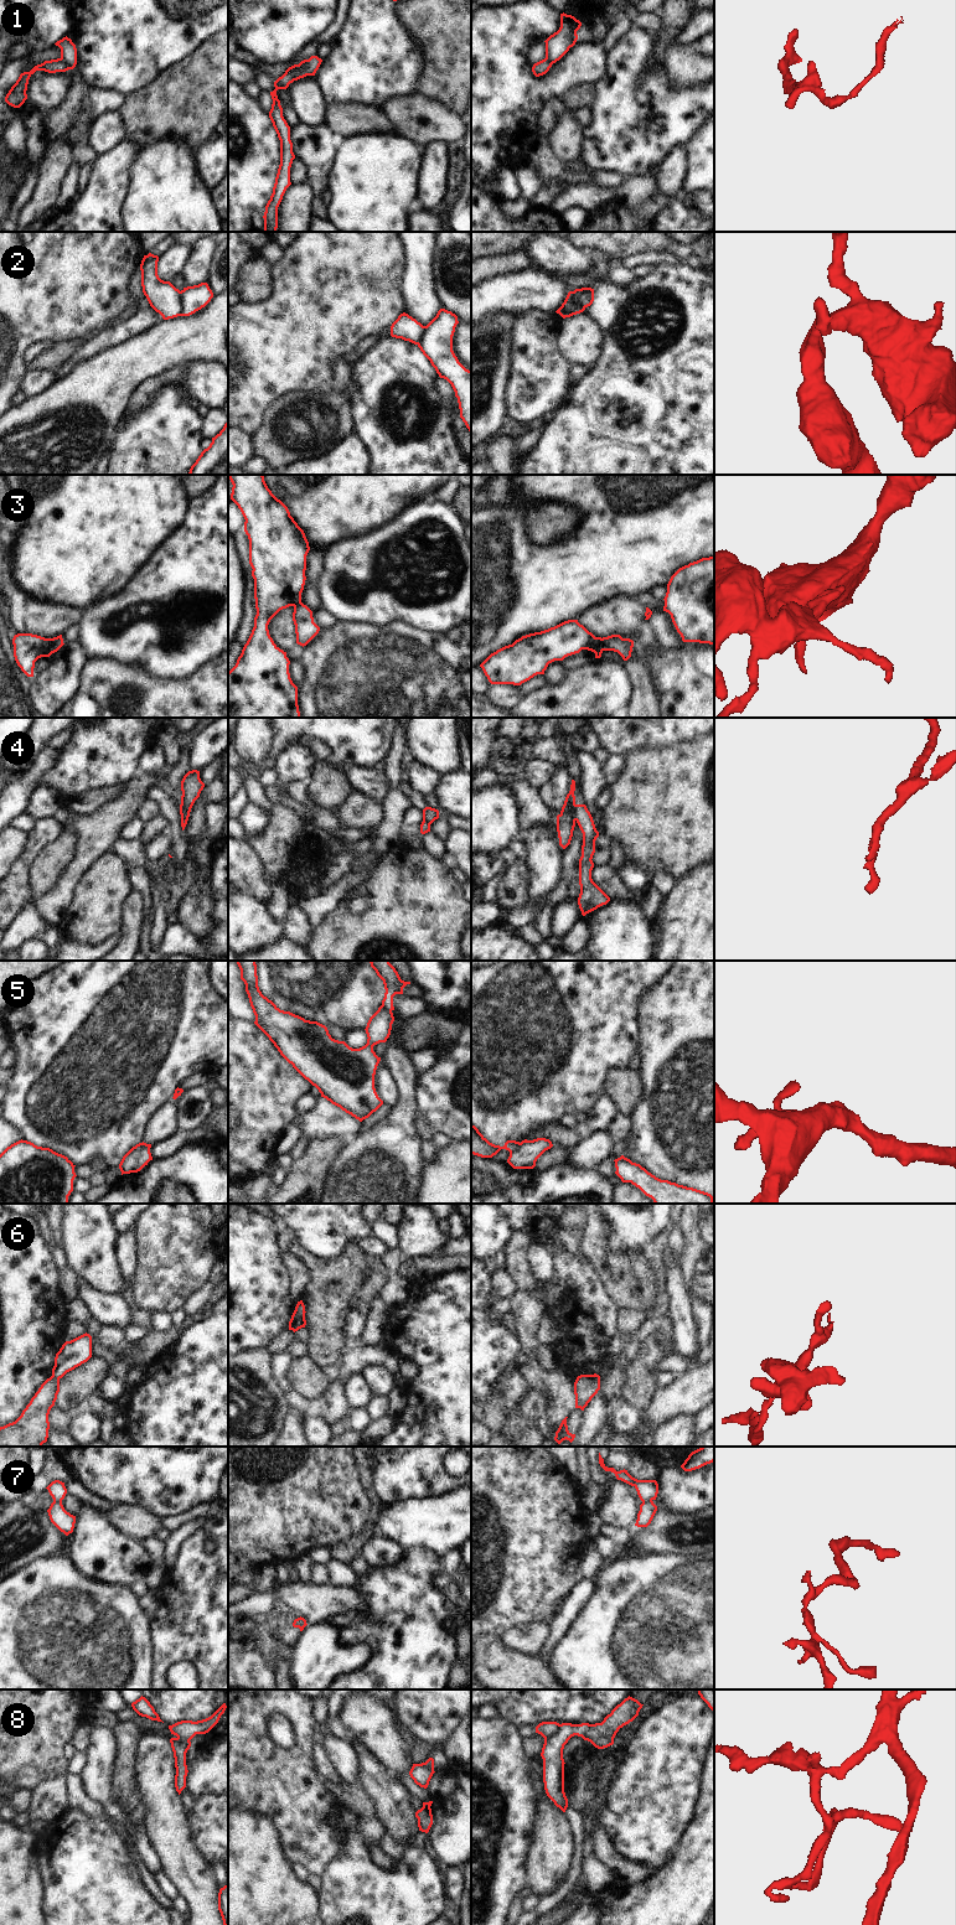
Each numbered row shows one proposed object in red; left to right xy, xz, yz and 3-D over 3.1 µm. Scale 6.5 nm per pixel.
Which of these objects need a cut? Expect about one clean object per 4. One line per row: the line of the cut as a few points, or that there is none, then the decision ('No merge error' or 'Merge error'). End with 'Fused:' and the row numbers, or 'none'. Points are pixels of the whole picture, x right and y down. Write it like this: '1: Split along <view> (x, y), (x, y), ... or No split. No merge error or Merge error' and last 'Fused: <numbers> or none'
1: Split along xz (308, 60), (301, 68), (285, 73). Merge error
2: Split along xy (181, 291), (181, 312), (179, 315). Merge error
3: Split along xy (51, 638), (55, 651). Merge error
4: Split along yz (574, 805), (575, 819). Merge error
5: Split along yz (520, 1143), (516, 1149), (510, 1152). Merge error
6: Split along xz (295, 1309), (304, 1317). Merge error
7: Split along yz (651, 1499), (646, 1499), (642, 1502). Merge error
8: Split along yz (561, 1724), (554, 1733), (544, 1739). Merge error
Fused: 1, 2, 3, 4, 5, 6, 7, 8.

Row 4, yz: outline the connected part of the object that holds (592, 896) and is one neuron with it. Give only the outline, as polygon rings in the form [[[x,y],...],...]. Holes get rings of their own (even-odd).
[[[575,804],[575,821],[583,833],[582,857],[579,859],[580,894],[578,905],[582,915],[585,916],[598,907],[606,905],[610,897],[591,879],[591,870],[594,868],[591,859],[595,853],[595,840],[599,837],[599,832],[585,804]]]

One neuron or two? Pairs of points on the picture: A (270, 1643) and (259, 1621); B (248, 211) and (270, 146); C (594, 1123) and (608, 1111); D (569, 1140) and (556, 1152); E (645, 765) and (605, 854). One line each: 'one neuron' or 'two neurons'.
A: one neuron
B: one neuron
C: one neuron
D: two neurons
E: two neurons

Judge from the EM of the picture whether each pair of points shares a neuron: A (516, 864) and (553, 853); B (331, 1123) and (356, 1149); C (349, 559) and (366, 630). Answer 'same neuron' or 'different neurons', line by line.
A: different neurons
B: different neurons
C: different neurons

